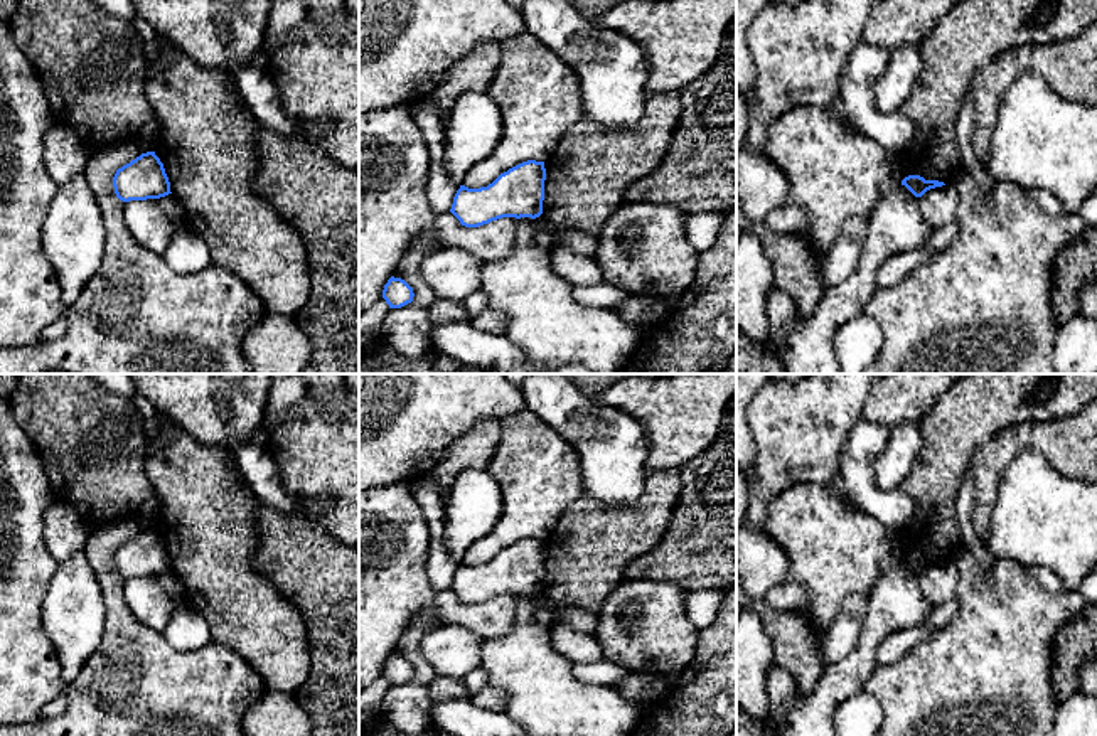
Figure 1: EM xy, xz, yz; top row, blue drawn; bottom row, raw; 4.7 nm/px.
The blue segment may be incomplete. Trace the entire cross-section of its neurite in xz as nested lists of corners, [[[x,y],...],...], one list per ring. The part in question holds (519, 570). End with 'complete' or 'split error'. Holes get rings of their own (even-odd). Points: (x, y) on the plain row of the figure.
[[[522,539],[487,564],[460,563],[450,589],[465,605],[479,605],[502,595],[536,596],[543,591],[544,557],[544,539]]]; complete

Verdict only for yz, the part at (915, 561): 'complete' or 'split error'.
complete

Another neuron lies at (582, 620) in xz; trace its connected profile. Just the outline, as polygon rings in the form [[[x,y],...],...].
[[[565,608],[561,615],[553,618],[553,623],[565,623],[576,632],[595,635],[598,618],[597,613],[583,608]]]

